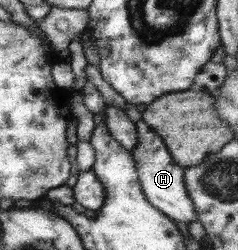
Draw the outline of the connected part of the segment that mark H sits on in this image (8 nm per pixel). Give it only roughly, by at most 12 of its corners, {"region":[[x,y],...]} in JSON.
{"region":[[135,122],[144,194],[179,223],[197,222],[178,164],[155,129]]}

